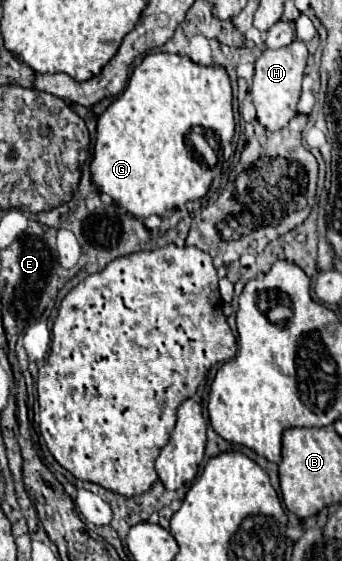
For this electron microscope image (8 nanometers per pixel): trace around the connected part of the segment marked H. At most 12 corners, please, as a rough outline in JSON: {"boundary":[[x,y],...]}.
{"boundary":[[307,46],[265,50],[255,62],[257,120],[281,130],[297,116]]}

